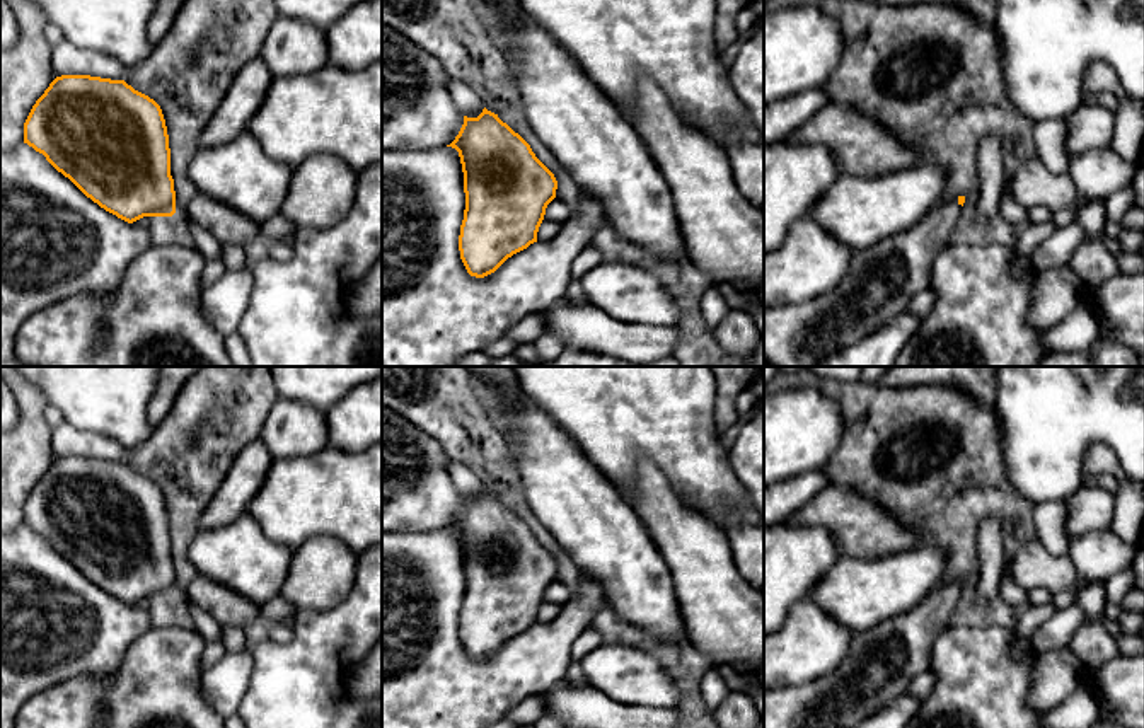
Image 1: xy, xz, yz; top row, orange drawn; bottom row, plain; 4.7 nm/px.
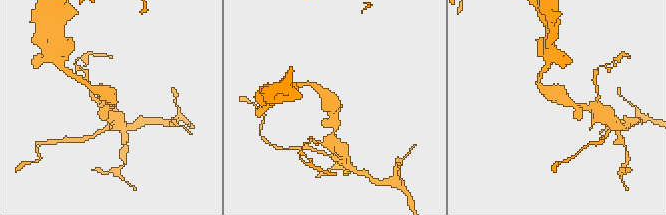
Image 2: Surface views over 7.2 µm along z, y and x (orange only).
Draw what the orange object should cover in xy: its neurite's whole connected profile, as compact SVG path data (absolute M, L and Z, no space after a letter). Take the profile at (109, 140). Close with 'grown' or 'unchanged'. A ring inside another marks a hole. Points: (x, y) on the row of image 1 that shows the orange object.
M56 77L24 123L24 143L128 223L176 213L162 109L124 80Z; unchanged

